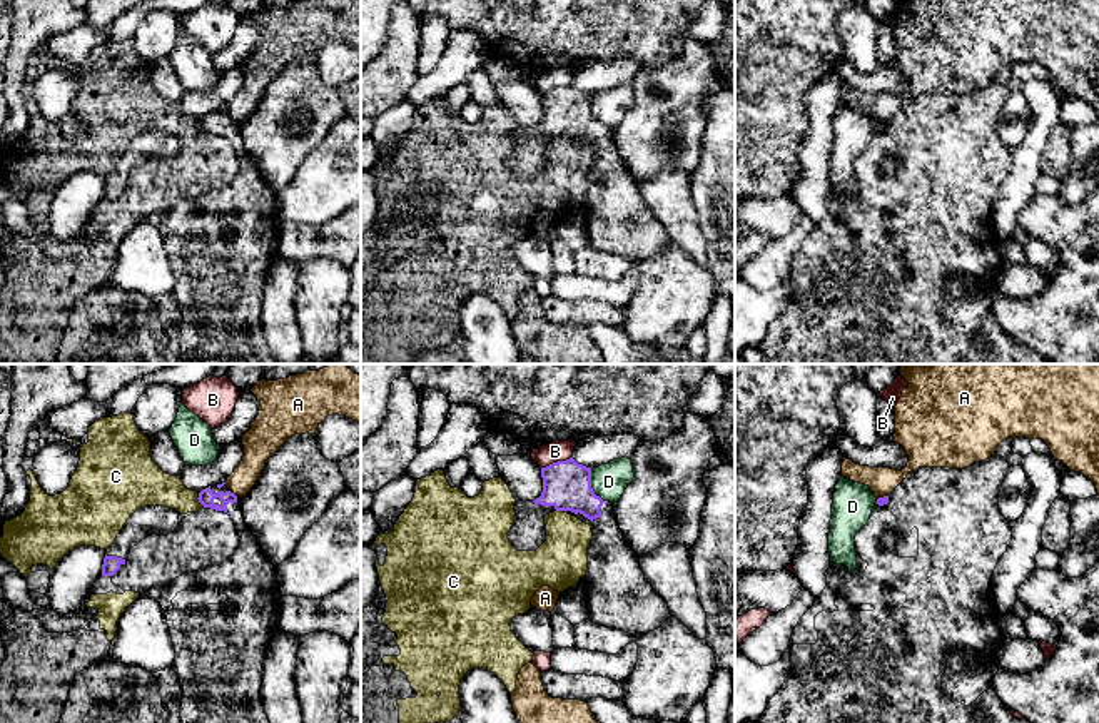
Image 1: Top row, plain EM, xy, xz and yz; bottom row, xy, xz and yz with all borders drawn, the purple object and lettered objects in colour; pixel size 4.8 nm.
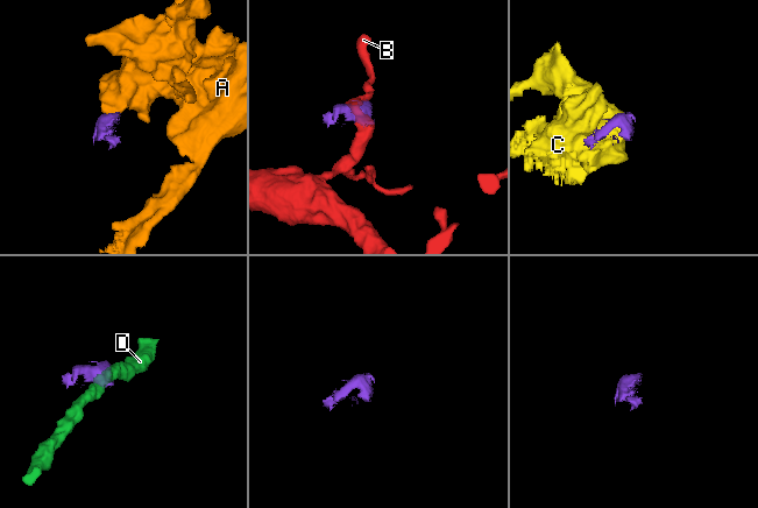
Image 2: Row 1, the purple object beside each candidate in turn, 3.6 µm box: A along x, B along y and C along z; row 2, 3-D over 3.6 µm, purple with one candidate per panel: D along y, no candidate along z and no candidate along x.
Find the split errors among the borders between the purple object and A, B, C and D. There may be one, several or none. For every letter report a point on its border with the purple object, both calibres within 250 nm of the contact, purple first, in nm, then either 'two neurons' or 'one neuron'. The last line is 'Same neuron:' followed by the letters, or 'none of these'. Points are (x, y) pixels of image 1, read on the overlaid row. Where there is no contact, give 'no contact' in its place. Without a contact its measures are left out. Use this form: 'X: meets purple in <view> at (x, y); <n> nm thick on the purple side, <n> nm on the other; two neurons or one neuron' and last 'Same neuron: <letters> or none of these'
A: meets purple in xy at (234, 495); 80 nm thick on the purple side, 140 nm on the other; two neurons
B: meets purple in xz at (555, 463); 240 nm thick on the purple side, 100 nm on the other; two neurons
C: meets purple in xy at (197, 498); 80 nm thick on the purple side, 200 nm on the other; two neurons
D: meets purple in xz at (590, 486); 240 nm thick on the purple side, 170 nm on the other; two neurons
Same neuron: none of these

